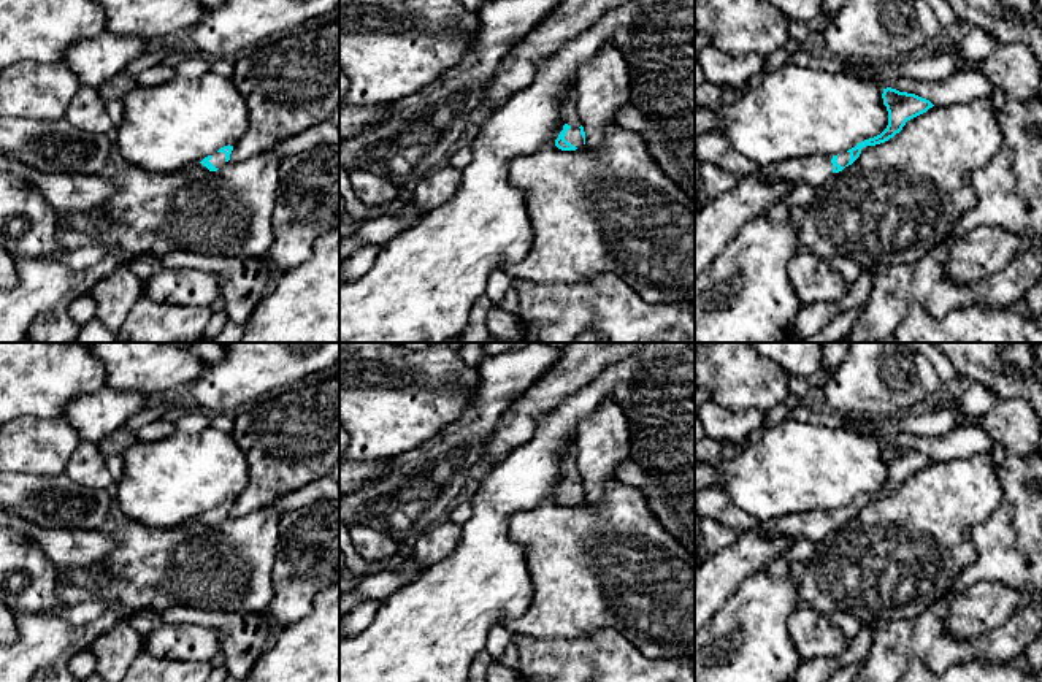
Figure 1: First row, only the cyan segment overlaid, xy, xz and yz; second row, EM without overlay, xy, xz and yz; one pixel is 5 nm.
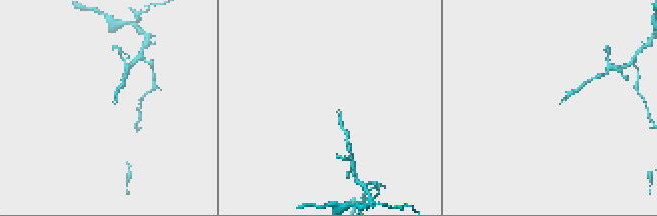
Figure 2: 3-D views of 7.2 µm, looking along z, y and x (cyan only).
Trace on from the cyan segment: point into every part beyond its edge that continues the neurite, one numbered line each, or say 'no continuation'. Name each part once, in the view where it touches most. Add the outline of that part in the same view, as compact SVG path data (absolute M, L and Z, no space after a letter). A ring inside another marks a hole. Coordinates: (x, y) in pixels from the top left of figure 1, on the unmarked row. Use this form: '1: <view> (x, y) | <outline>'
1: xz (570, 470) | M573 443L568 447L565 457L561 458L561 465L563 465L563 479L568 479L571 482L566 487L565 495L579 504L584 501L584 493L582 493L580 484L579 484L580 476L579 476L579 469L576 466L576 455L577 455L577 449L576 449L576 444Z

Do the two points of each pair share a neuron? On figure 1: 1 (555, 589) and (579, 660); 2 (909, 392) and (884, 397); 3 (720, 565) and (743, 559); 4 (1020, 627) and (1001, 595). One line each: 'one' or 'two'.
1: two
2: one
3: one
4: two

